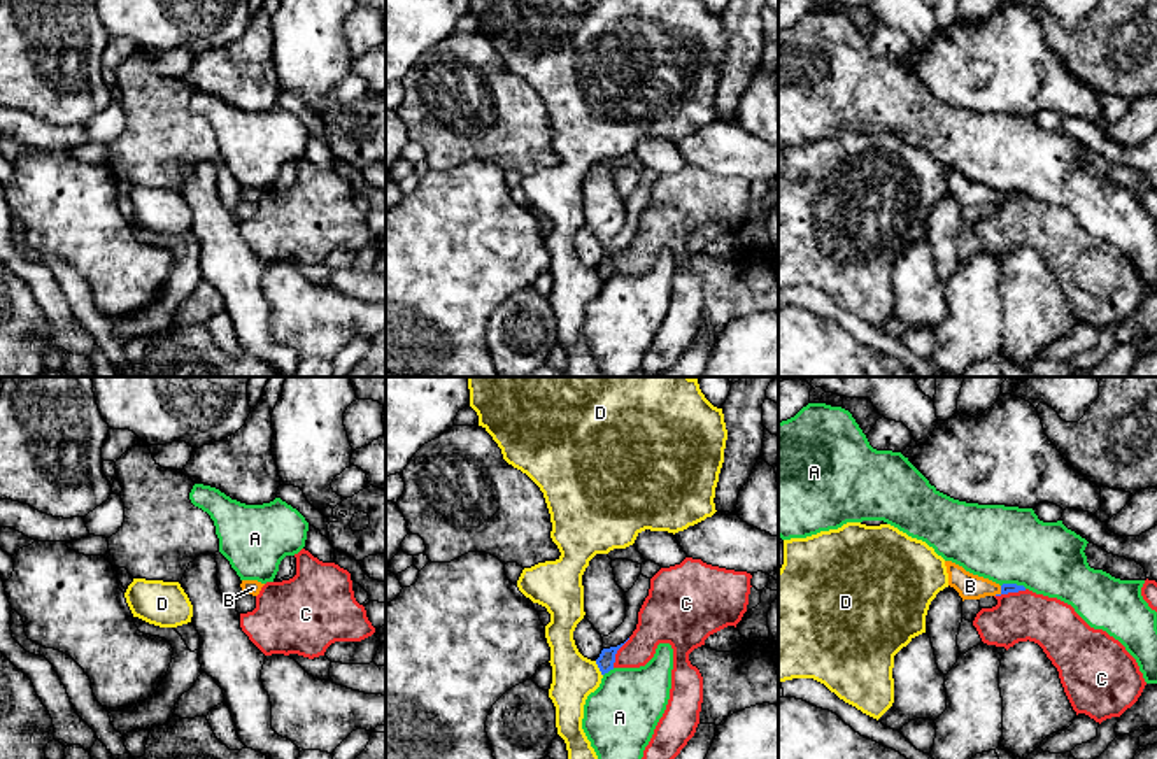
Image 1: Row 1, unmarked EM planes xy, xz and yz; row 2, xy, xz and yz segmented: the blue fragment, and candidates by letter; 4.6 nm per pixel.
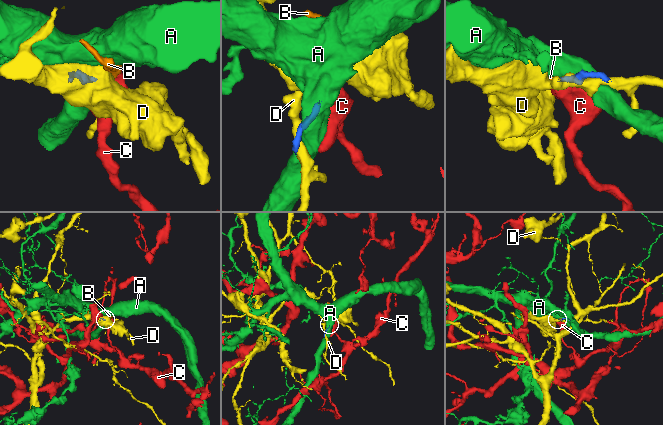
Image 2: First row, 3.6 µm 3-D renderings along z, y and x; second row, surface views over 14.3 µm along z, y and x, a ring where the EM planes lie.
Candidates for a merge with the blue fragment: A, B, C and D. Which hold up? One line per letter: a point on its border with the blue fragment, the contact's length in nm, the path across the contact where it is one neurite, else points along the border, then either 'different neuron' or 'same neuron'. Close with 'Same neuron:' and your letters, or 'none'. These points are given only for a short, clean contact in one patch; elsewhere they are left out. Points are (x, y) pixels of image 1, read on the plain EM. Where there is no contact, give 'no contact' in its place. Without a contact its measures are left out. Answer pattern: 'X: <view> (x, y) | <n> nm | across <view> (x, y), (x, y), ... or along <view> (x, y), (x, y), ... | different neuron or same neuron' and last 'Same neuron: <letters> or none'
A: yz (1014, 191) | 120 nm | different neuron
B: yz (1001, 198) | 60 nm | across yz (1007, 195), (1001, 198), (970, 193) | same neuron
C: yz (1010, 198) | 150 nm | along yz (1026, 197), (996, 204) | different neuron
D: xz (598, 274) | 80 nm | different neuron
Same neuron: B

